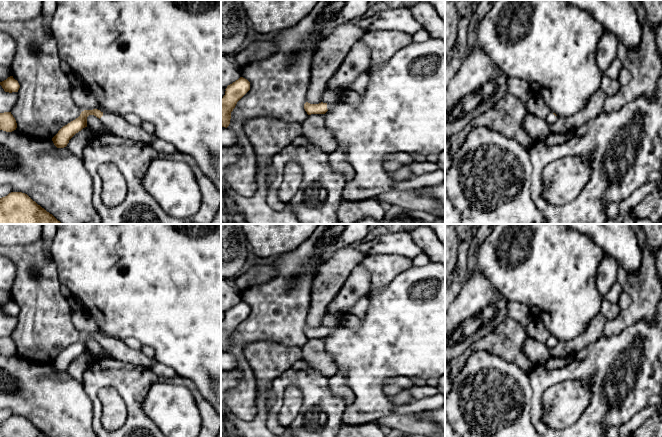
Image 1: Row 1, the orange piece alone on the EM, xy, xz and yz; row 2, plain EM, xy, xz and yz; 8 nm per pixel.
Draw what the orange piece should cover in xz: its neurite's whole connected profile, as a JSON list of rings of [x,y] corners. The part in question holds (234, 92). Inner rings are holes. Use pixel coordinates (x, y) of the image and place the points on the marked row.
[[[240,77],[225,90],[225,95],[221,99],[221,127],[227,128],[230,124],[231,112],[237,102],[250,90],[250,82]]]

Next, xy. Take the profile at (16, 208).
[[[11,192],[0,198],[0,224],[62,224],[27,194]]]

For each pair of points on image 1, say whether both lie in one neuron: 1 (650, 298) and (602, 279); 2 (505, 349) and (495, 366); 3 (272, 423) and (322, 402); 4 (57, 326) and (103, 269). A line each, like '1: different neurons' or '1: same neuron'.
1: different neurons
2: different neurons
3: same neuron
4: different neurons

